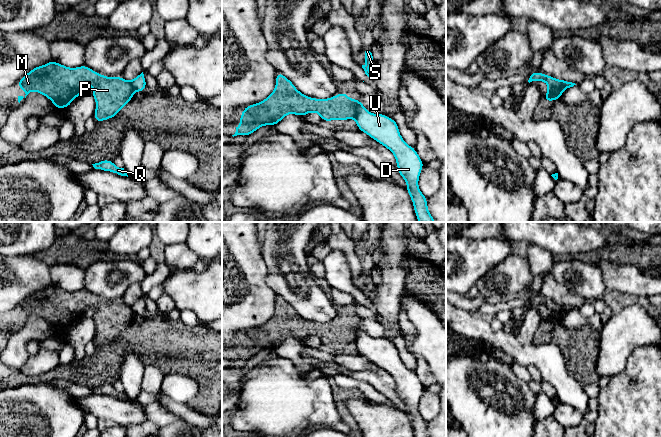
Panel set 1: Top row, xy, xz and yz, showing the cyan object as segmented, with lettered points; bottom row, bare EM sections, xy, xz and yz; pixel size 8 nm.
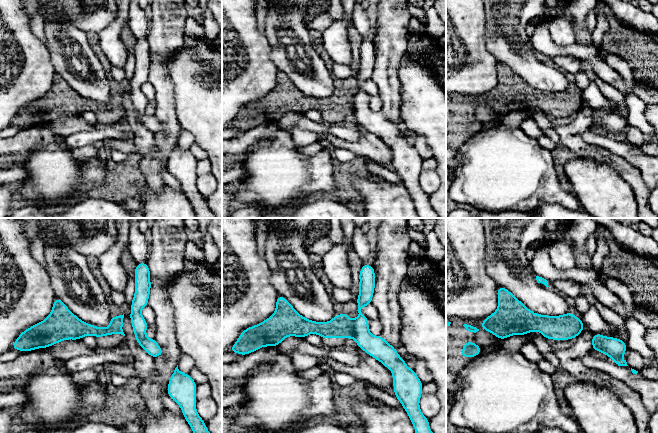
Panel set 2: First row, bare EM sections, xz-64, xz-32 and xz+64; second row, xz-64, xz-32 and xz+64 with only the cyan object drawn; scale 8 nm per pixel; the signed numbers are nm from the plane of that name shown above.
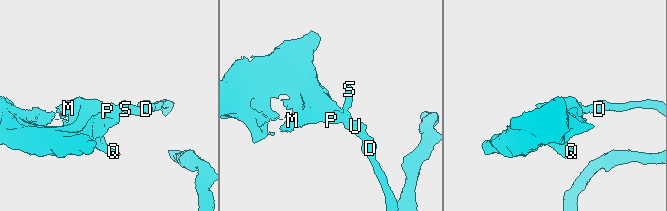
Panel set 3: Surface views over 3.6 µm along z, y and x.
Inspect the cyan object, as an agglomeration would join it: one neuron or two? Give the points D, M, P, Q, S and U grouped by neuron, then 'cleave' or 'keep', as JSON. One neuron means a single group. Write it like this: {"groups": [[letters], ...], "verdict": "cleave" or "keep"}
{"groups": [["D", "S", "U"], ["M", "P", "Q"]], "verdict": "cleave"}

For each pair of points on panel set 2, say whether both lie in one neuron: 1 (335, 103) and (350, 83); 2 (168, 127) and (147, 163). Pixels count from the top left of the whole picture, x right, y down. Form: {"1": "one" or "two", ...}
{"1": "one", "2": "one"}

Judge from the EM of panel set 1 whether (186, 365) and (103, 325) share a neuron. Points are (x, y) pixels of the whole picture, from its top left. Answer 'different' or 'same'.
different

